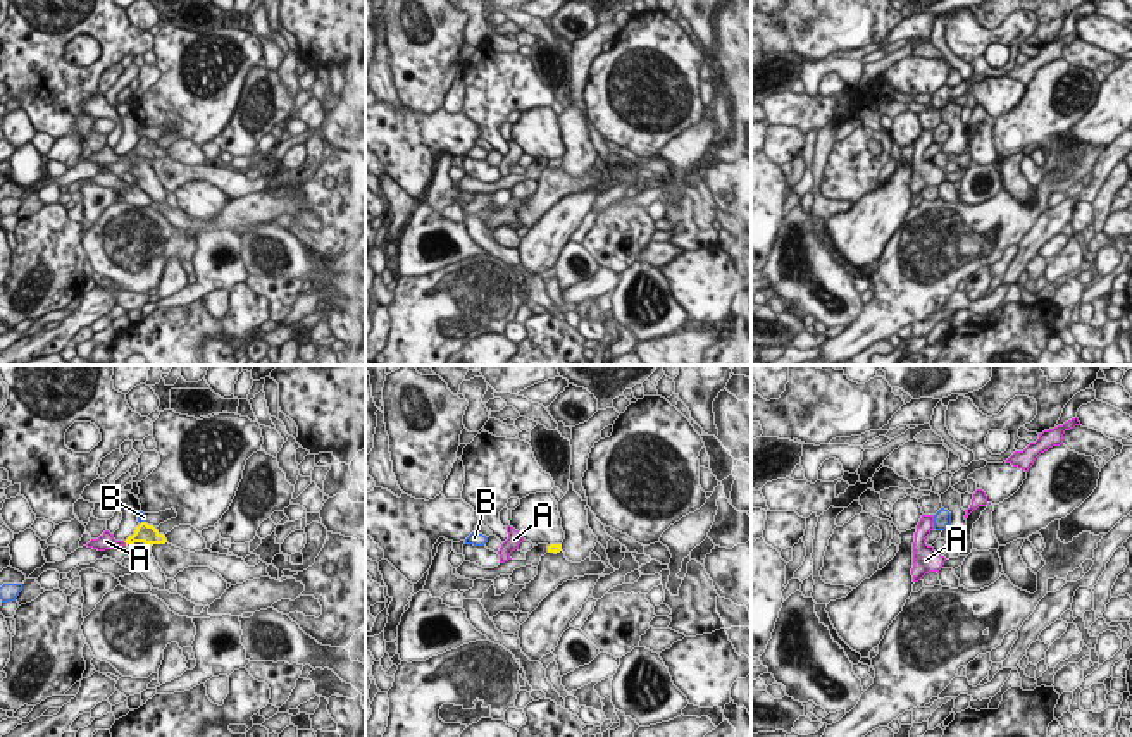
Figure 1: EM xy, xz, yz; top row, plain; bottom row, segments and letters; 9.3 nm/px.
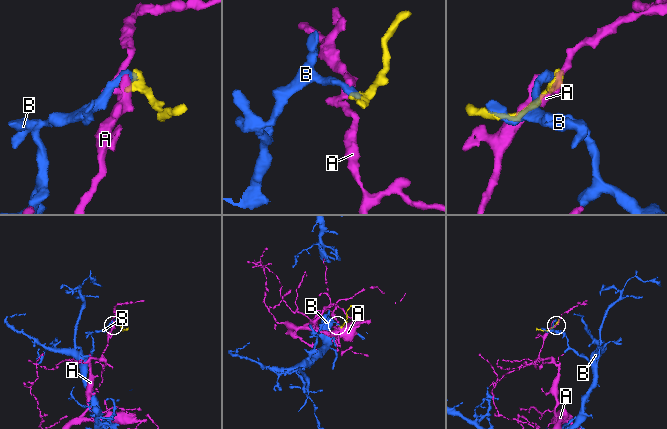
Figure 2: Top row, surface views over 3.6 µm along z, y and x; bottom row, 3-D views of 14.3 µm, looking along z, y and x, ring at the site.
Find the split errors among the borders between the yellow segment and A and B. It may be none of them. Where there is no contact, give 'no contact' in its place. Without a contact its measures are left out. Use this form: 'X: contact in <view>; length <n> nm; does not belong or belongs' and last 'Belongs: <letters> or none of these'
A: contact in xy; length 60 nm; belongs
B: contact in xy; length 70 nm; does not belong
Belongs: A

